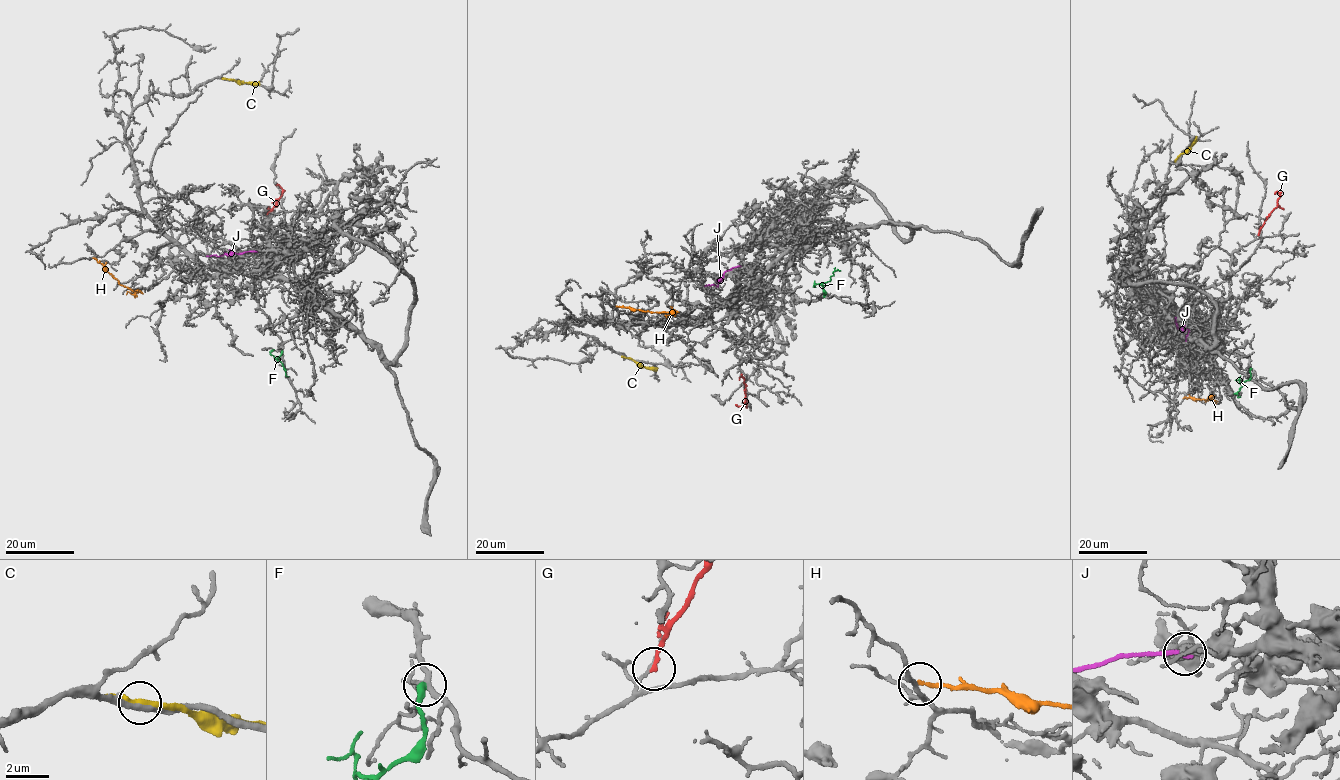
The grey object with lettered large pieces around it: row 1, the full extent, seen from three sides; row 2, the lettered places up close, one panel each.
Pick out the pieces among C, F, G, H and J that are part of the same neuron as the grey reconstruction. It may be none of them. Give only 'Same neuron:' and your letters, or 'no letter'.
Same neuron: no letter

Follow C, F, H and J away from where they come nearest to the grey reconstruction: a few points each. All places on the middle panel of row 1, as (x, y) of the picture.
C: (626, 357), (655, 371)
F: (824, 296), (822, 284), (829, 281), (834, 271), (840, 270)
H: (616, 306), (671, 313), (666, 317)
J: (740, 265), (723, 273), (718, 286), (704, 286)

